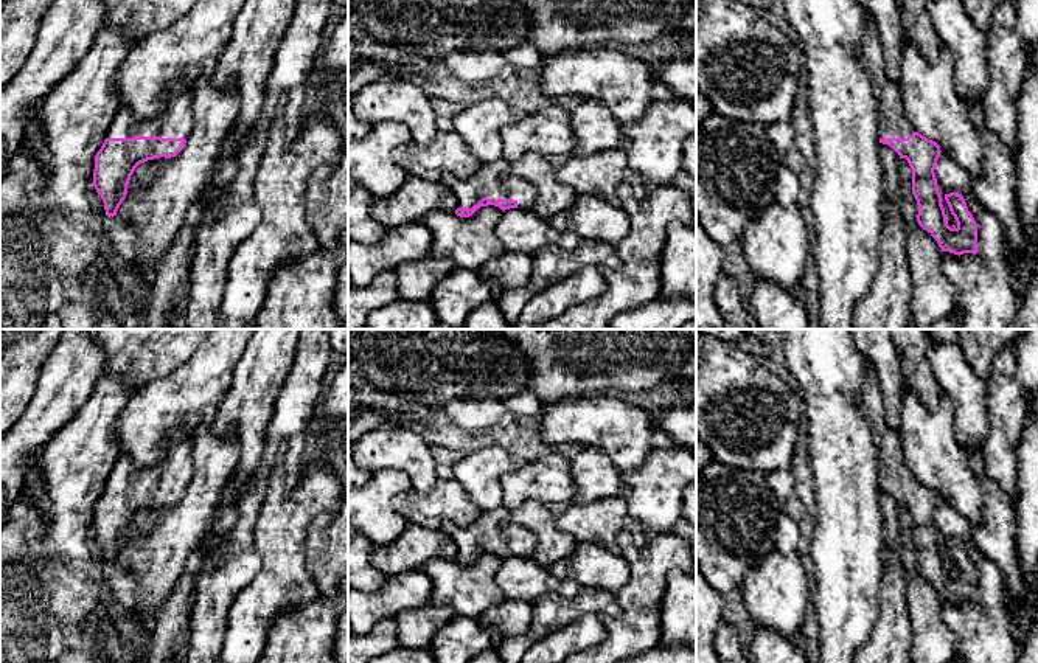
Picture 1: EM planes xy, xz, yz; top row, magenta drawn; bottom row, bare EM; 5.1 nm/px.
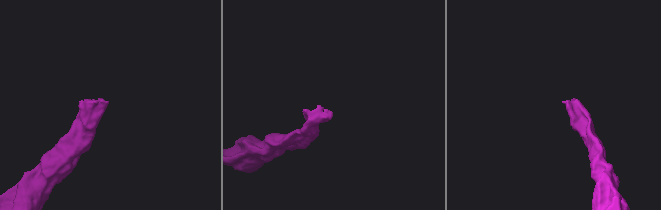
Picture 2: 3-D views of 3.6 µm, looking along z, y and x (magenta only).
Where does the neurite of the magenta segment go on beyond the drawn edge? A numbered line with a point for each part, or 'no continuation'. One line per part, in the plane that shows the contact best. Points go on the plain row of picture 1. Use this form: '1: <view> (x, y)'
1: xy (176, 469)

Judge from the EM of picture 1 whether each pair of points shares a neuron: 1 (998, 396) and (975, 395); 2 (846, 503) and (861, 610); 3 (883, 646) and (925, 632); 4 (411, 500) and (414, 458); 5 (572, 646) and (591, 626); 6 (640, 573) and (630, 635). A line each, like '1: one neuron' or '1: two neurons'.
1: two neurons
2: one neuron
3: two neurons
4: two neurons
5: one neuron
6: one neuron

